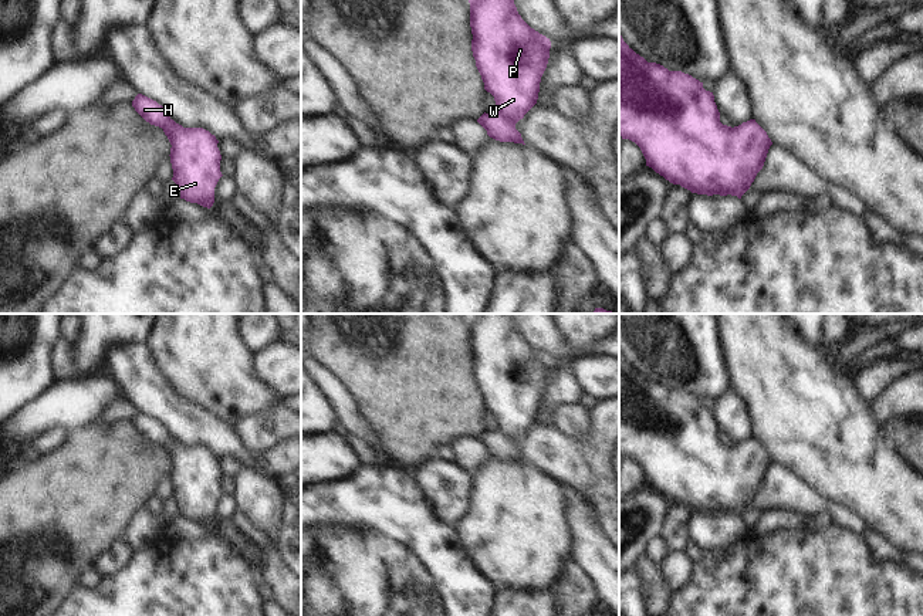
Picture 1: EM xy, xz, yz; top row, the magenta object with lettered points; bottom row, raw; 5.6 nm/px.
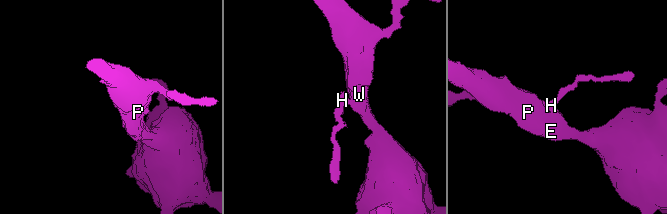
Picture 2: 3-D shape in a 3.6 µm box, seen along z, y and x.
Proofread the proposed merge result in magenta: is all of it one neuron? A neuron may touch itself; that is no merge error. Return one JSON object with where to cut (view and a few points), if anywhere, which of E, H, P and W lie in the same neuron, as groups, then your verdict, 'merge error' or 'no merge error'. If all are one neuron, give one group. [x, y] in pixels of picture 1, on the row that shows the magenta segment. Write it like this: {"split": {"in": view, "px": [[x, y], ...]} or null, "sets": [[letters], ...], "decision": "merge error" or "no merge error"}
{"split": null, "sets": [["E", "H", "P", "W"]], "decision": "no merge error"}

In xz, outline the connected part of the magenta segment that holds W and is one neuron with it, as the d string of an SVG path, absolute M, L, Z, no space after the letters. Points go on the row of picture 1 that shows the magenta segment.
M469 0L471 51L497 111L477 122L500 142L524 143L515 123L537 104L551 41L518 14L514 0Z

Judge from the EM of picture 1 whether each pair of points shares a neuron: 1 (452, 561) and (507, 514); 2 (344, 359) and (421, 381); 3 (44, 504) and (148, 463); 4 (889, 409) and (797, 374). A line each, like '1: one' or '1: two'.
1: two
2: one
3: one
4: two

